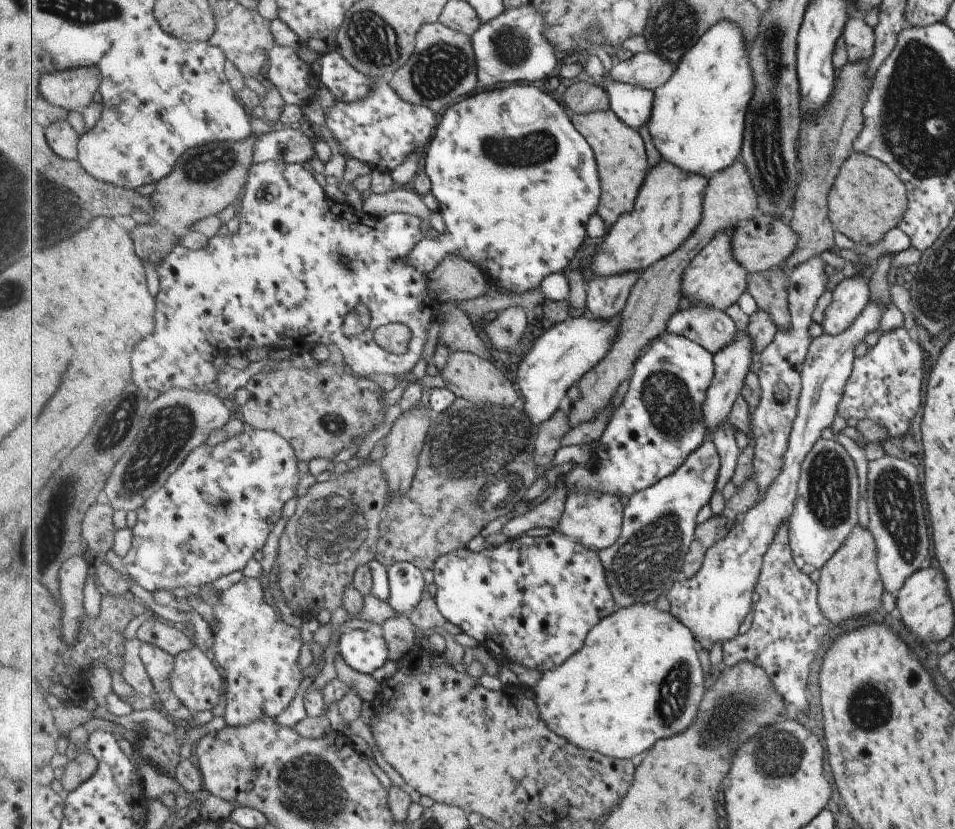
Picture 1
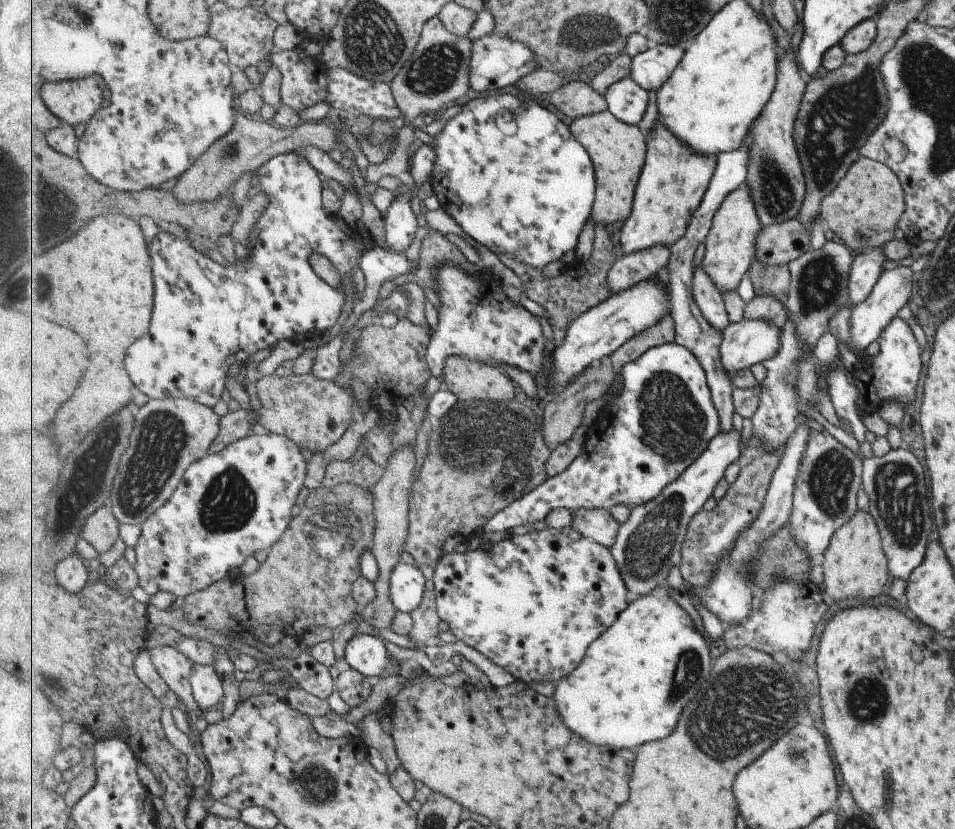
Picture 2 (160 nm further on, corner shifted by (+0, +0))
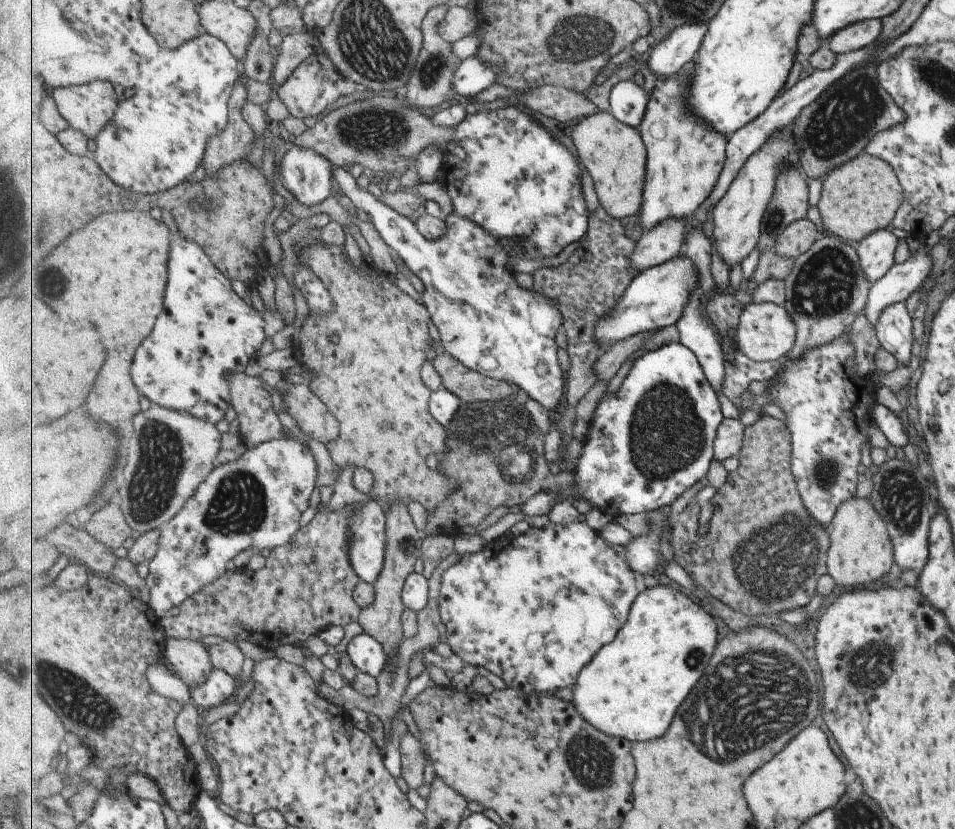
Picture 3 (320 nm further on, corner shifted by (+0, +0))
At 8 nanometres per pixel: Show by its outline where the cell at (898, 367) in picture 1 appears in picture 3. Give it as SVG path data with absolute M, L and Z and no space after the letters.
M903 301L882 308L873 325L880 346L896 358L897 367L907 367L913 340L911 319Z

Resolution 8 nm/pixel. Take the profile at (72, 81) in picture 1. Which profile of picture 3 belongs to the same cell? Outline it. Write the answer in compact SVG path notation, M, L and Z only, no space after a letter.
M98 80L84 85L51 90L61 114L74 129L80 130L88 138L96 139L99 133L114 119L120 107L119 96L111 81Z

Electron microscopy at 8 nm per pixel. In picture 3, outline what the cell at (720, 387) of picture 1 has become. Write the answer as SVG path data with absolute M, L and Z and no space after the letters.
M772 302L746 305L738 328L740 349L756 361L779 361L787 358L796 337L795 323L790 319L784 305Z

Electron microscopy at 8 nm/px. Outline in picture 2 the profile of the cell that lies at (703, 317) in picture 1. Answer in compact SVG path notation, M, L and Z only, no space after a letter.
M702 263L694 270L694 297L706 320L723 332L731 323L724 294Z

